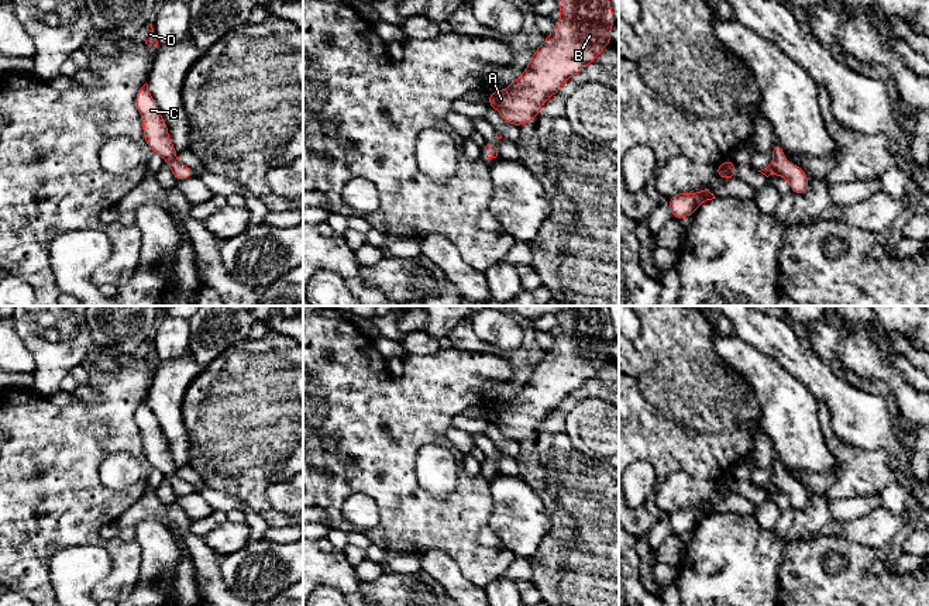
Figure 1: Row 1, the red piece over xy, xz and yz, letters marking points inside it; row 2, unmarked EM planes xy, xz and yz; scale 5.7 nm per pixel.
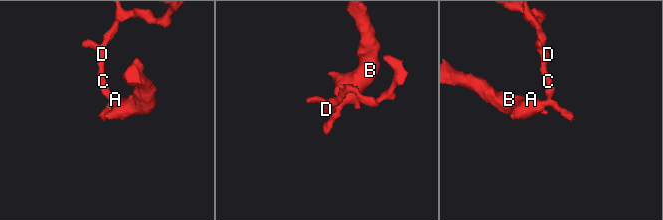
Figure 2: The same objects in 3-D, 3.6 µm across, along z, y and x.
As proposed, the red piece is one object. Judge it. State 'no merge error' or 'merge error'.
no merge error

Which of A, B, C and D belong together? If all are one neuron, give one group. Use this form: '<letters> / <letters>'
A B C D

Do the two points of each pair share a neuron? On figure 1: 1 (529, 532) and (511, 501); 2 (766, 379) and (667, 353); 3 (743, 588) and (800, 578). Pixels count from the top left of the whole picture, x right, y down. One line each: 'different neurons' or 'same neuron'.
1: same neuron
2: different neurons
3: different neurons

